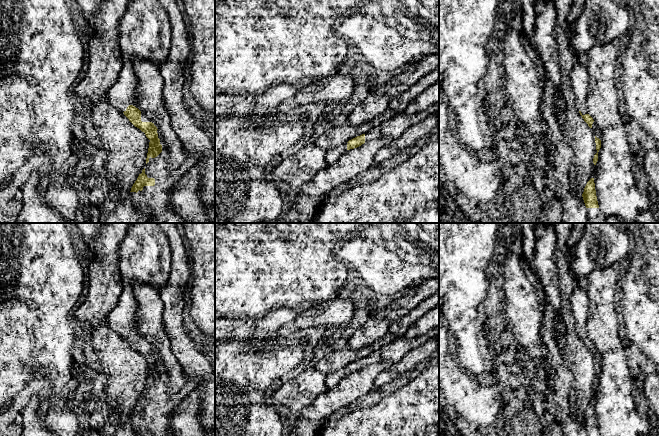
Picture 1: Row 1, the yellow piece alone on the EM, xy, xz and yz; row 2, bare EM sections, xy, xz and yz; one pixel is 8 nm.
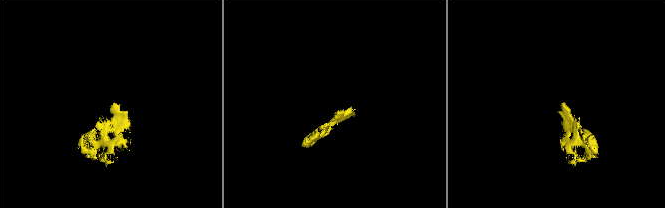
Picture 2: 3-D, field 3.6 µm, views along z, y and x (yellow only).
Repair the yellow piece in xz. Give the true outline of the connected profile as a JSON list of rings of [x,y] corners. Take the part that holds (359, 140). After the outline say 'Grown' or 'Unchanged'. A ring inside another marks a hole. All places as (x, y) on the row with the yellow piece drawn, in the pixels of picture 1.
[[[439,103],[428,108],[427,110],[423,110],[411,116],[408,116],[404,113],[395,114],[393,118],[382,122],[380,125],[371,129],[366,134],[357,136],[341,146],[328,150],[326,152],[326,163],[327,165],[334,164],[347,150],[357,148],[365,142],[376,140],[382,137],[390,137],[394,139],[401,135],[410,126],[413,126],[414,124],[425,119],[428,115],[437,113],[438,111]]]. Grown

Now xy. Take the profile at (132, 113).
[[[129,0],[127,11],[125,15],[120,19],[118,24],[119,32],[119,48],[123,55],[122,69],[118,76],[117,81],[109,88],[107,92],[108,102],[116,107],[119,111],[123,112],[124,115],[129,119],[129,121],[142,132],[145,133],[146,137],[150,140],[149,148],[146,158],[146,165],[139,174],[137,180],[133,184],[131,191],[129,193],[131,200],[135,203],[135,208],[141,213],[148,212],[150,214],[150,220],[155,220],[158,223],[182,223],[181,218],[171,209],[168,203],[168,198],[170,194],[175,189],[176,184],[181,179],[181,177],[192,167],[196,166],[199,161],[199,156],[197,154],[190,154],[185,152],[185,160],[182,165],[176,170],[169,169],[169,152],[166,149],[165,143],[162,139],[162,135],[157,127],[152,122],[152,119],[141,112],[135,107],[134,99],[137,97],[136,88],[138,86],[138,81],[134,73],[134,59],[142,58],[147,61],[154,62],[158,67],[166,60],[171,46],[171,25],[168,18],[167,12],[160,5],[158,0]]]. Grown

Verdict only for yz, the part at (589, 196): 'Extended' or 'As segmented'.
Extended

